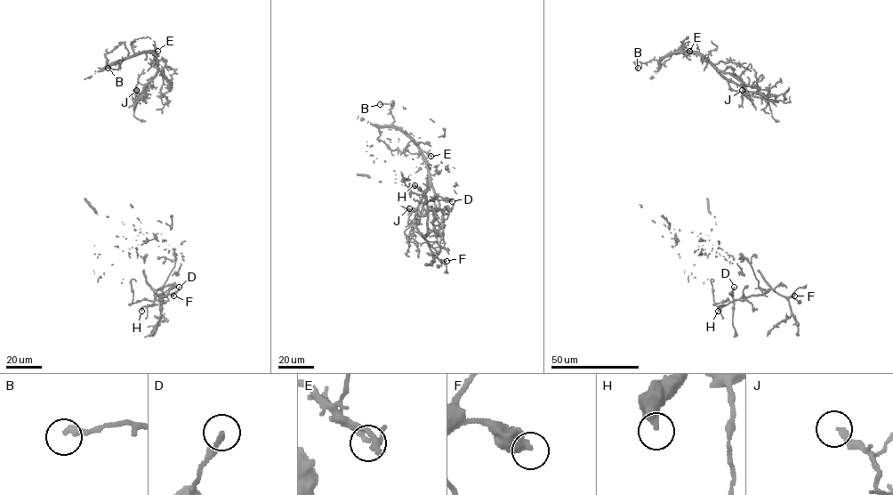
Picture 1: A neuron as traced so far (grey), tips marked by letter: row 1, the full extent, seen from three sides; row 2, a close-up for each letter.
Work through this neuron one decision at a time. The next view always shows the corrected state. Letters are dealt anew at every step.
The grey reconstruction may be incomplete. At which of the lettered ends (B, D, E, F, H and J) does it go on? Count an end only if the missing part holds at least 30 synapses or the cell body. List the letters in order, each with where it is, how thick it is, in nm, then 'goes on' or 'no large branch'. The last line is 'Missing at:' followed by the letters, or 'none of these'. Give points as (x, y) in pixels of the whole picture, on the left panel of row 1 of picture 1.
B: place (108, 68); calibre 260 nm; no large branch
D: place (179, 287); calibre 200 nm; no large branch
E: place (157, 51); calibre 260 nm; no large branch
F: place (173, 296); calibre 360 nm; no large branch
H: place (141, 311); calibre 420 nm; no large branch
J: place (136, 90); calibre 260 nm; no large branch
Missing at: none of these

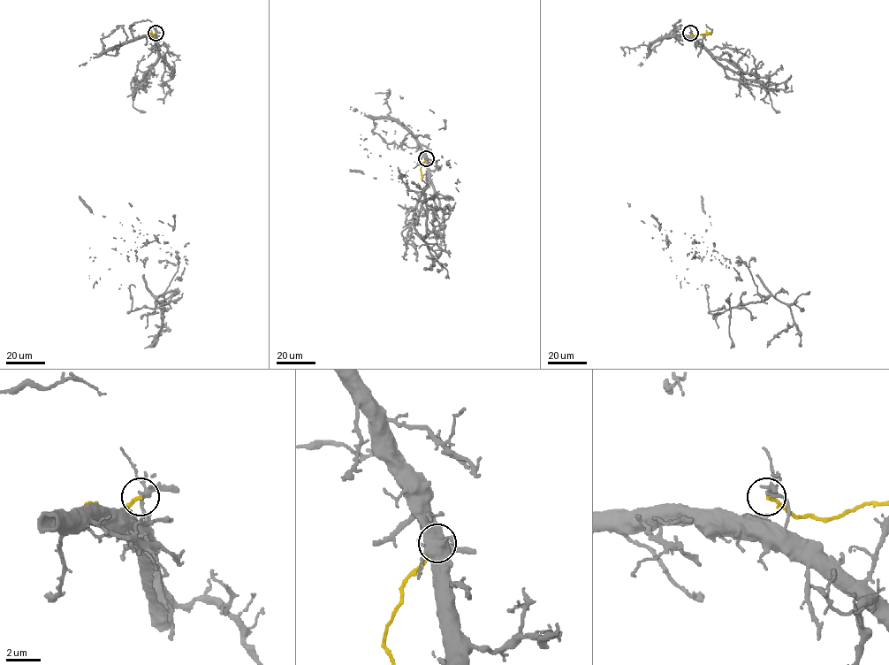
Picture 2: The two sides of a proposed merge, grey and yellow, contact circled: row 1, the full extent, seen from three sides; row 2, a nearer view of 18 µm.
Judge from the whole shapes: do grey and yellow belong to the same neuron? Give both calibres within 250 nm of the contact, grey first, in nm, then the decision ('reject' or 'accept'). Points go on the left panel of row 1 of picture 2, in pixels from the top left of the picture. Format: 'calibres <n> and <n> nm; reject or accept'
calibres 240 and 190 nm; reject

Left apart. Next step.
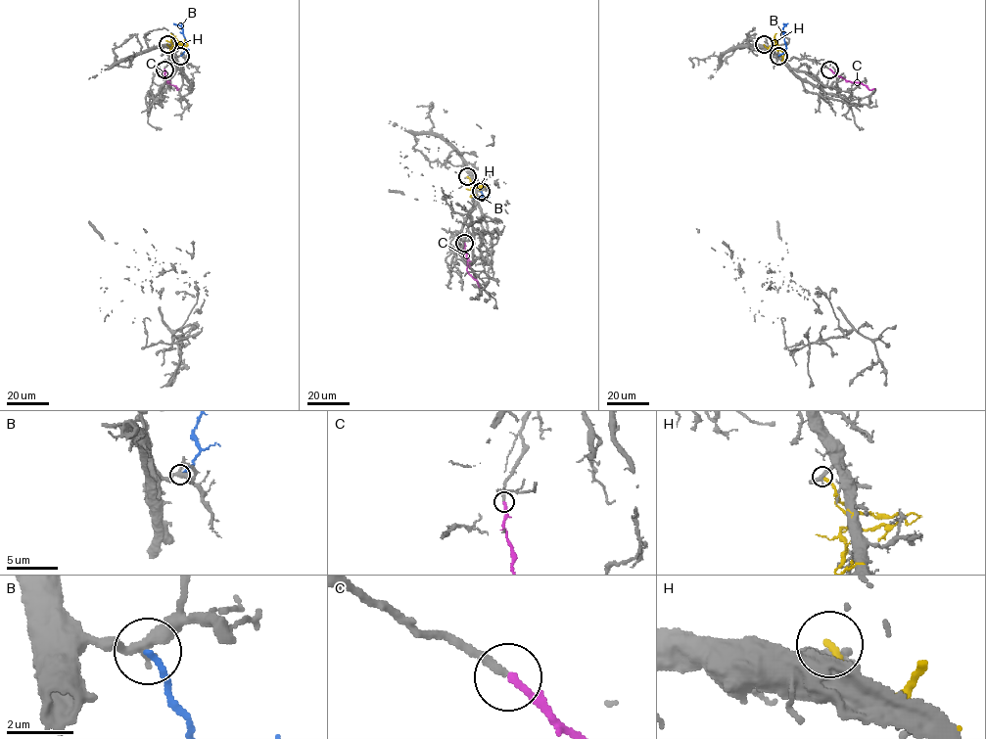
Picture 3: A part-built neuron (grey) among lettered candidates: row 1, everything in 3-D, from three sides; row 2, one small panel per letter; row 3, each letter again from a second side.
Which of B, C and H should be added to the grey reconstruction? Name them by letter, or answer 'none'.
C

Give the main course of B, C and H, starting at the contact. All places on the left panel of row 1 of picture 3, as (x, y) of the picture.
B: (180, 55), (185, 51), (185, 38), (182, 28), (173, 23)
C: (164, 69), (166, 82), (179, 88)
H: (167, 45), (170, 48), (179, 43), (174, 38), (170, 40), (169, 53), (175, 62)

